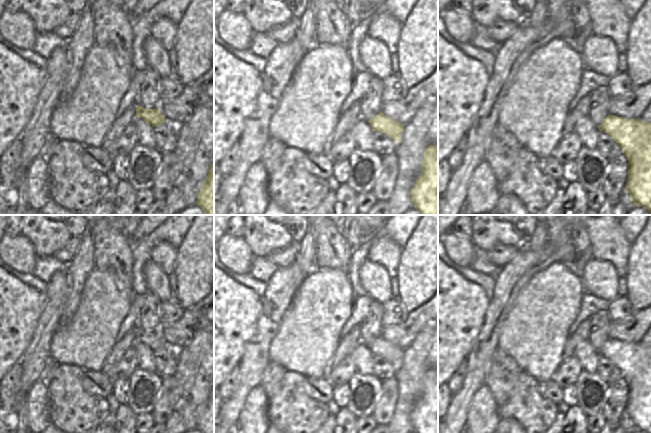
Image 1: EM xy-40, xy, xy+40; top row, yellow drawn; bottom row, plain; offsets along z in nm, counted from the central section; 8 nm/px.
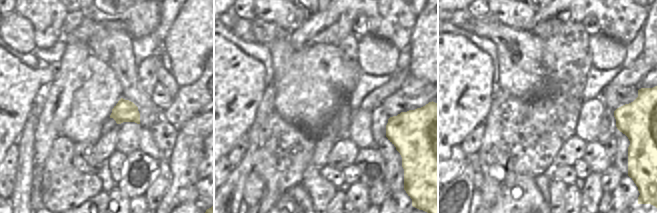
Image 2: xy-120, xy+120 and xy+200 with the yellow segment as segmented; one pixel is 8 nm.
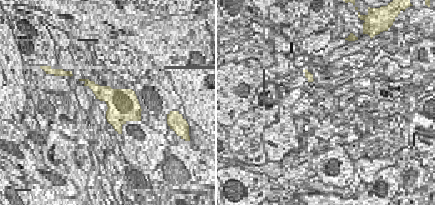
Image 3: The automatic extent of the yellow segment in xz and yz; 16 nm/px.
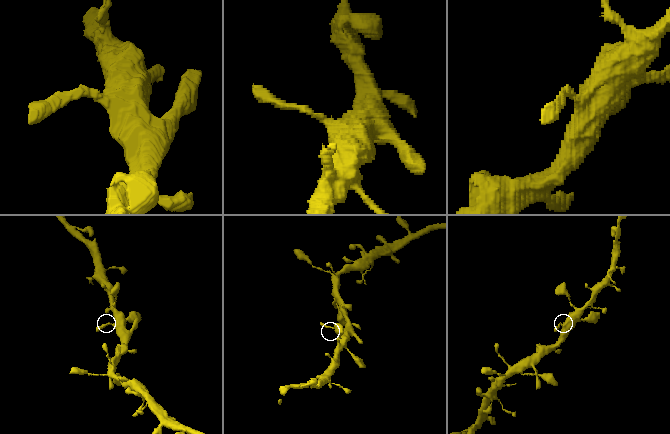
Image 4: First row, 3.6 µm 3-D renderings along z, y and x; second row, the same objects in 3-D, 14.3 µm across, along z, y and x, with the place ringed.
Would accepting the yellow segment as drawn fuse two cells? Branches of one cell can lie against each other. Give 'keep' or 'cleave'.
keep

